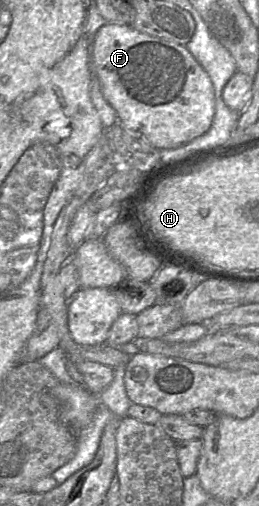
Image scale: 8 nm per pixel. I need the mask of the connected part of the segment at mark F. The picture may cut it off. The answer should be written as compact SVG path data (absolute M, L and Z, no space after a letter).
M106 23L95 36L91 56L104 98L115 110L118 123L131 134L141 135L161 150L182 146L210 129L215 114L214 87L186 45L142 33L131 24Z

